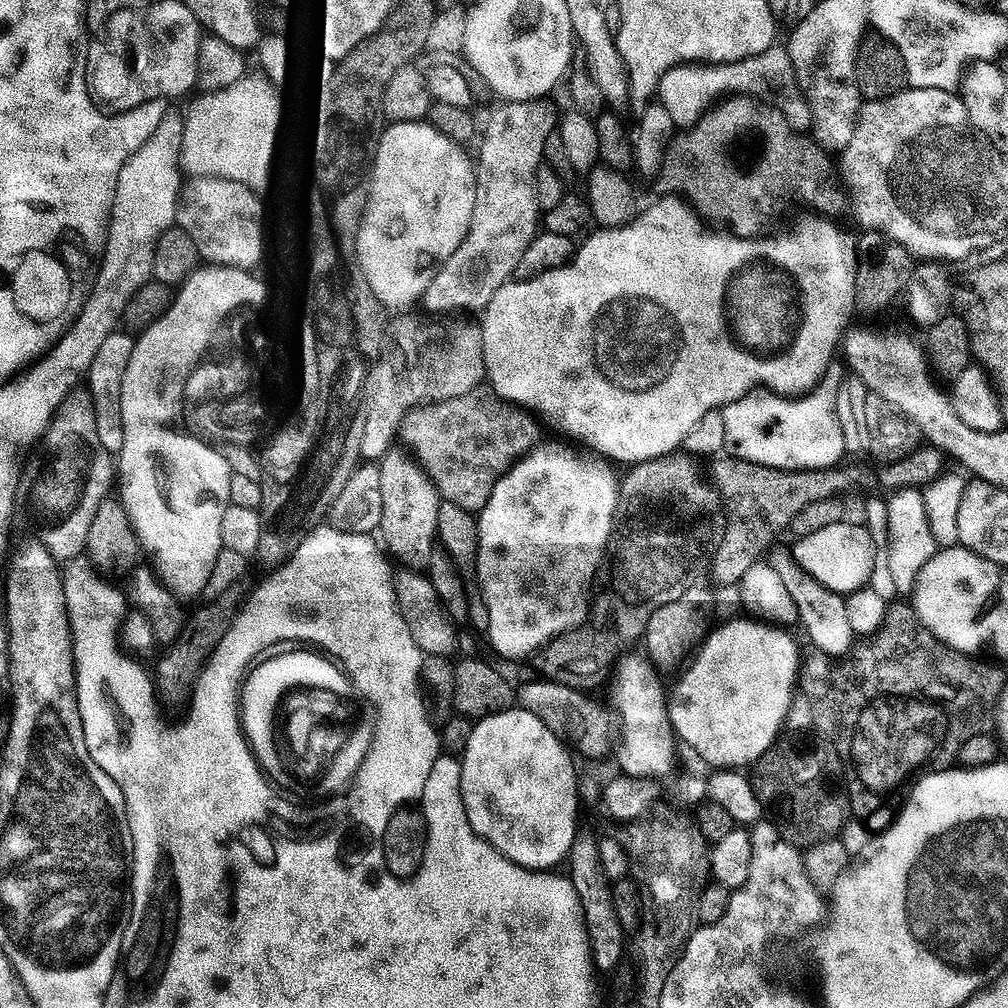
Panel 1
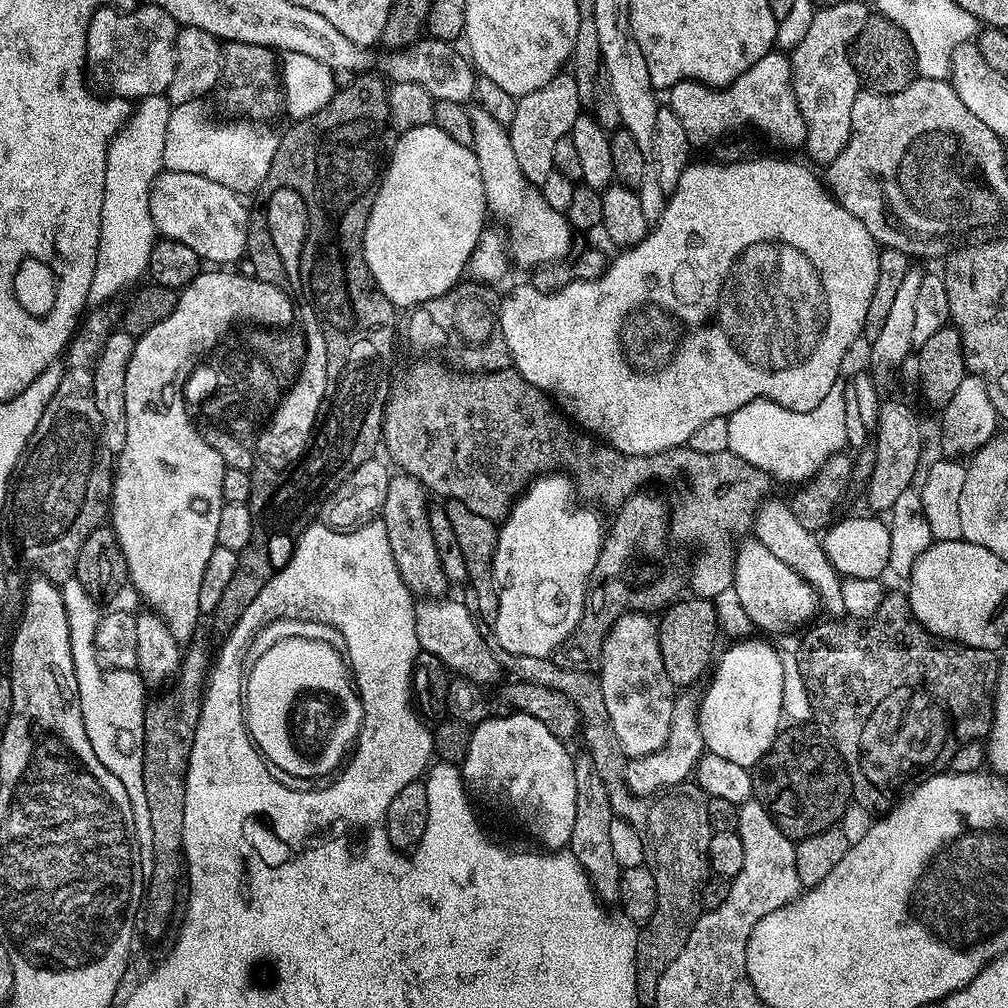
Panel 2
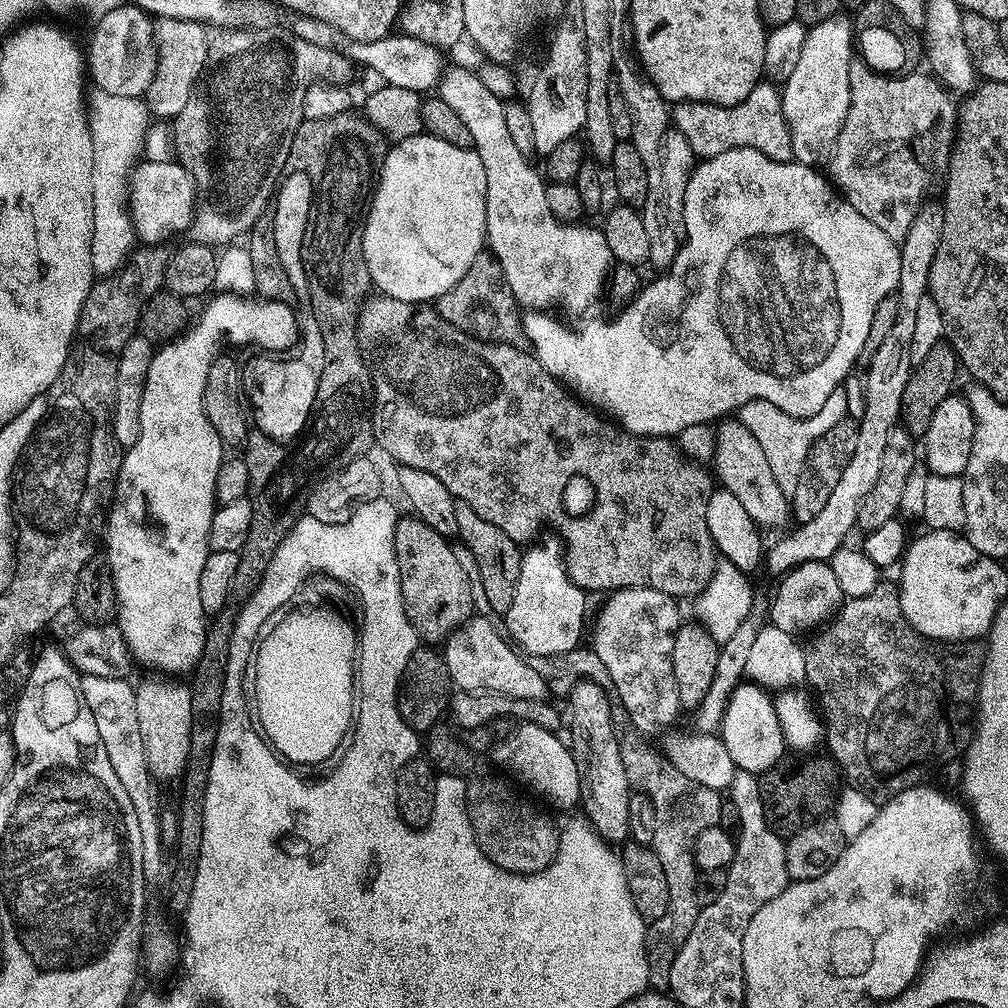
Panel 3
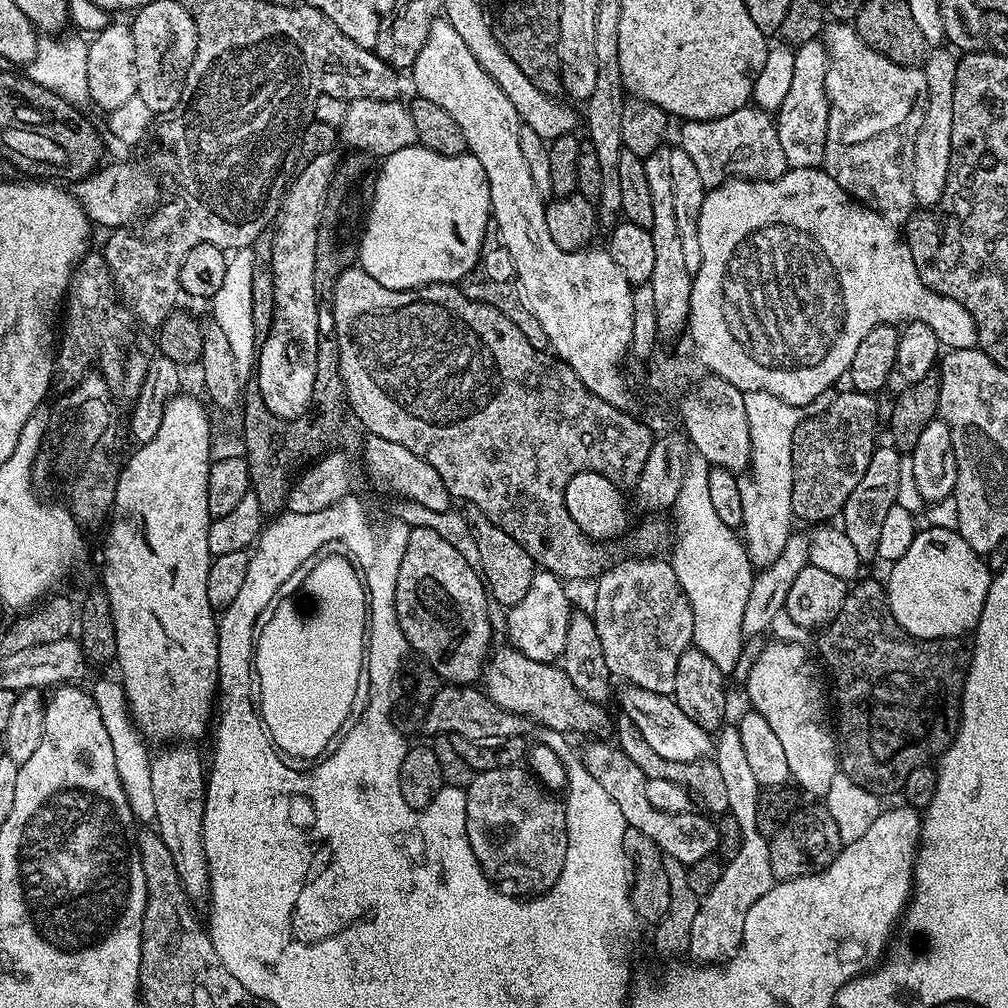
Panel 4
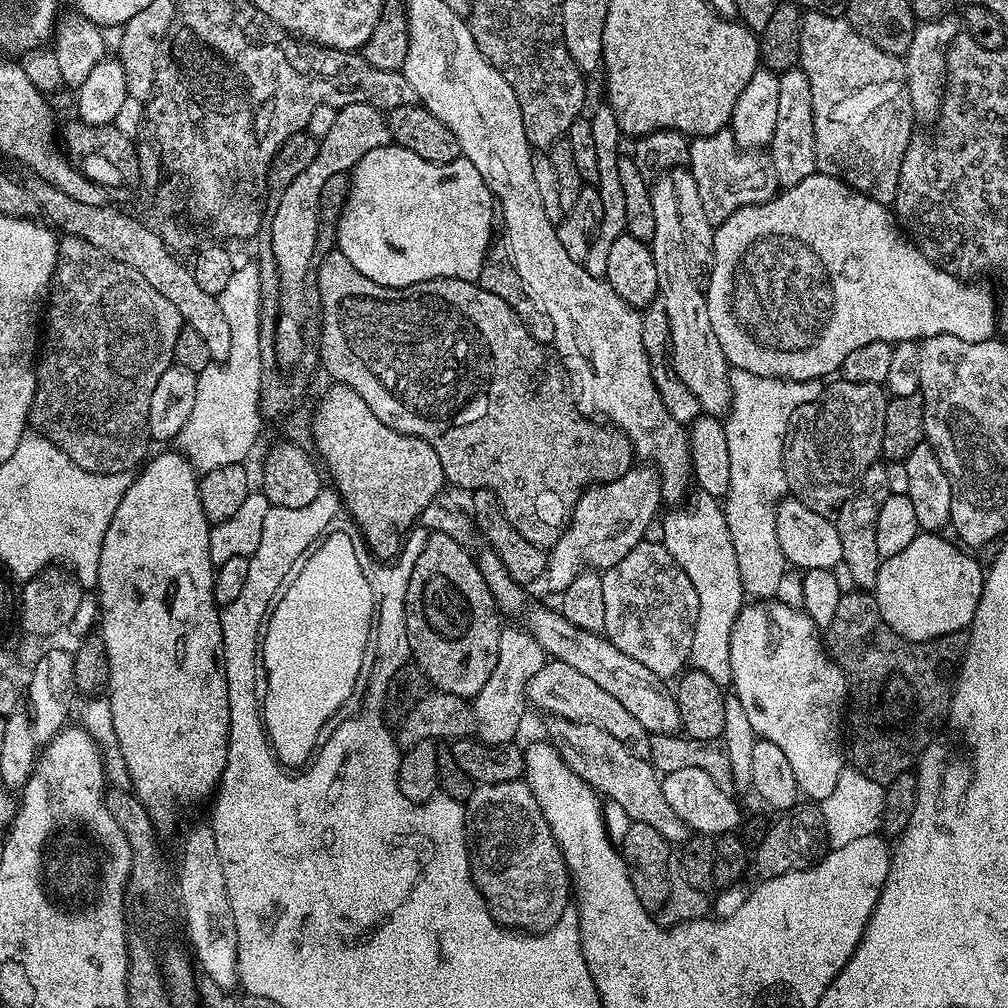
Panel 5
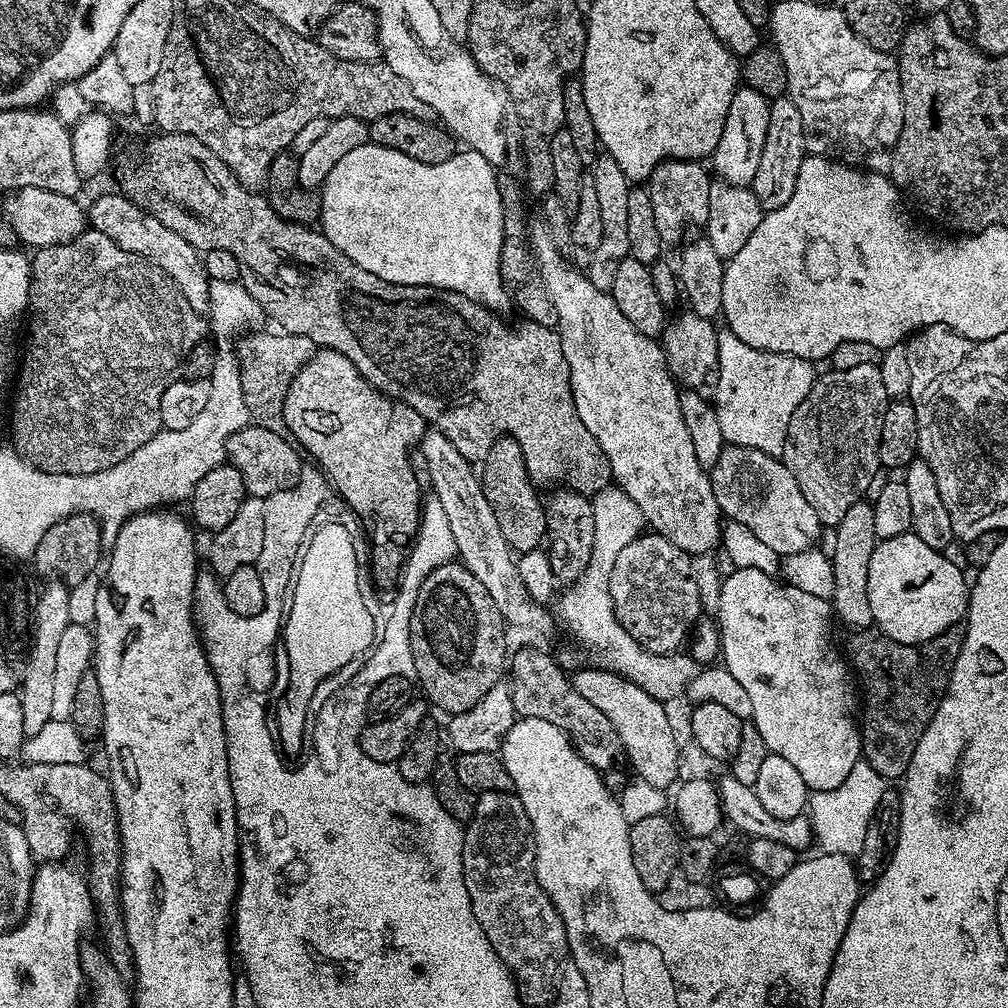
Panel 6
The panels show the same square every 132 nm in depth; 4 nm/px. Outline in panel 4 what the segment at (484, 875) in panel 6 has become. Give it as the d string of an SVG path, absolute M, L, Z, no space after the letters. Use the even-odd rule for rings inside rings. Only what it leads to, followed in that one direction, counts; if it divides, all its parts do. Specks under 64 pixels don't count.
M523 767L477 772L466 789L466 834L481 870L510 896L527 898L550 892L566 862L564 805Z

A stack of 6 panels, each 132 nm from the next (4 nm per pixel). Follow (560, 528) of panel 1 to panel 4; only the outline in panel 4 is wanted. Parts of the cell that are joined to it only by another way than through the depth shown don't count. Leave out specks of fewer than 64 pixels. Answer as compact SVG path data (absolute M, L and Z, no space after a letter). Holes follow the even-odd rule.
M537 571L530 590L526 590L526 598L522 598L522 602L518 602L513 608L507 609L511 647L534 662L551 664L564 655L566 630L570 626L574 605L568 601L568 592L563 587L567 588L559 576L552 572Z

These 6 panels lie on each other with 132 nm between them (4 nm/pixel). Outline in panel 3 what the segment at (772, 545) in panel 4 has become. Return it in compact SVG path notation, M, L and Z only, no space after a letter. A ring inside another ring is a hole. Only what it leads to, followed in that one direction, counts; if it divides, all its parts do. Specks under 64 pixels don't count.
M843 387L832 389L828 404L822 406L818 414L801 420L778 410L774 402L765 400L751 400L738 409L738 419L744 423L746 430L750 430L750 434L754 434L754 438L758 438L758 446L762 446L766 462L770 462L770 471L774 473L774 479L789 498L794 494L794 490L798 490L798 478L802 478L802 470L808 461L808 452L812 449L813 442L822 438L822 434L826 434L830 426L845 419L847 412L844 411L848 408L848 396L844 391Z

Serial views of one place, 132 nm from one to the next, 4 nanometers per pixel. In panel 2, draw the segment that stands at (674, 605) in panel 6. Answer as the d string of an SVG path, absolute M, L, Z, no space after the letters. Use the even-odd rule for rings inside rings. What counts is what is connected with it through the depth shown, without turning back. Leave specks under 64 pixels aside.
M628 613L616 620L603 642L598 677L609 723L622 744L623 752L635 758L664 748L678 694L666 673L659 625L651 615Z

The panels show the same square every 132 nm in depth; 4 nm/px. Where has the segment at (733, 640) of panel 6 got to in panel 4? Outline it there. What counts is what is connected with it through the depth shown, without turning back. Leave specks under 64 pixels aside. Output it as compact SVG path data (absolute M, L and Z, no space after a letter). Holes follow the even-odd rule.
M765 643L760 656L753 662L746 687L748 687L748 700L752 703L749 705L762 718L766 718L766 722L770 722L770 730L774 730L778 742L782 742L788 774L794 784L796 780L795 787L801 793L809 792L812 796L824 798L830 790L831 780L838 773L838 740L830 723L829 701L828 704L824 701L824 688L820 685L820 676L816 673L807 650L800 644Z

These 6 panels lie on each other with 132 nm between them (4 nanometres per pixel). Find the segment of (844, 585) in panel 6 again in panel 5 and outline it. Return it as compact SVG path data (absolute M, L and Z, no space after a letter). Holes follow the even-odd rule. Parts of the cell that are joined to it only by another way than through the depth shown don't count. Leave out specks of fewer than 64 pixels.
M877 462L866 470L863 480L855 494L842 505L834 517L838 530L838 538L842 538L843 567L848 567L848 576L855 587L860 590L875 589L878 582L878 570L882 557L878 554L878 510L882 510L882 502L890 495L888 488L888 472L883 463Z

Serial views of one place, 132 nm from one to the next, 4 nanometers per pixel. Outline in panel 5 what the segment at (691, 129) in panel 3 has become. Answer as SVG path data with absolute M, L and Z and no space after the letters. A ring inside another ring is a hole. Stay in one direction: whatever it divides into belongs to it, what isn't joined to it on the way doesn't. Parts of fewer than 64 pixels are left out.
M731 130L695 137L688 145L687 167L694 174L694 182L698 182L706 218L713 226L730 218L739 208L763 206L780 188L771 155L764 150L743 148Z

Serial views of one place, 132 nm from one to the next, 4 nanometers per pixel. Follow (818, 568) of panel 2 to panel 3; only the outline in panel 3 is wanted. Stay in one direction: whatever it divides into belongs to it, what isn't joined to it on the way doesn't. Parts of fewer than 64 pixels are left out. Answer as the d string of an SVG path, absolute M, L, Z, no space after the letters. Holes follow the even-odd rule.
M724 418L715 425L714 437L716 449L710 461L716 467L714 476L717 481L742 502L746 514L757 526L764 524L784 524L790 520L790 498L770 471L770 462L766 462L766 454L762 454L762 446L758 446L758 438L746 430L746 426L738 418Z

